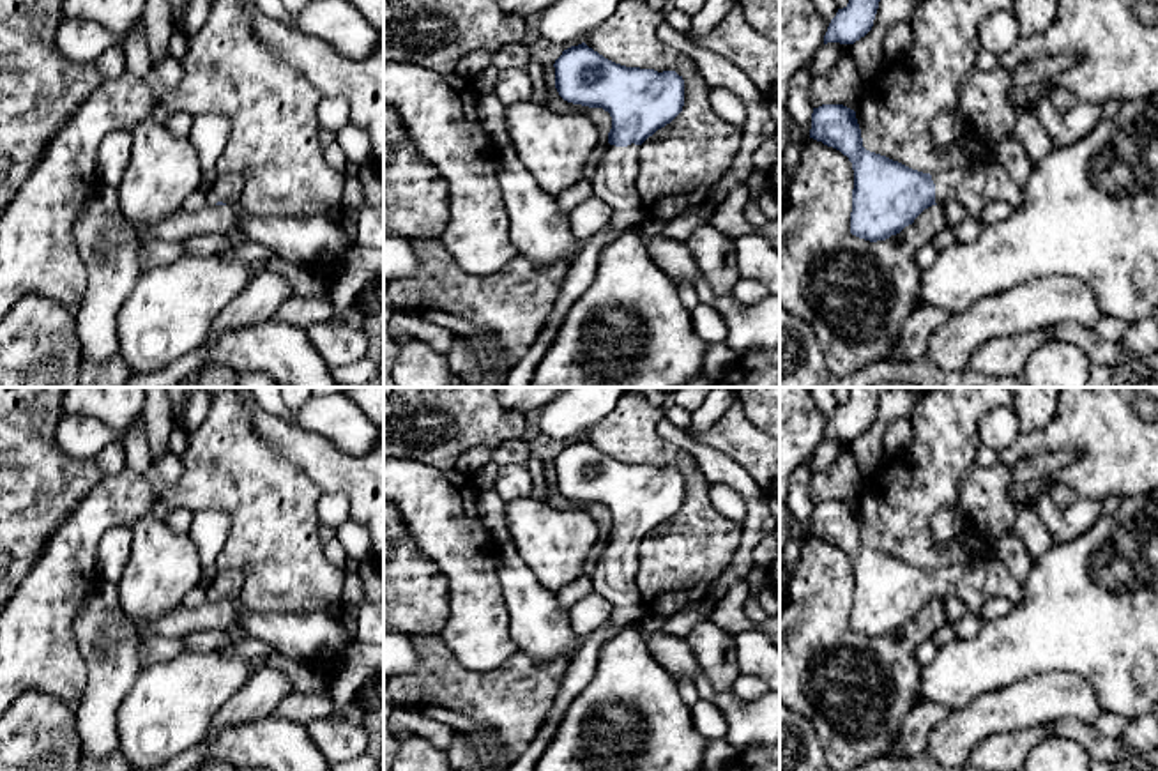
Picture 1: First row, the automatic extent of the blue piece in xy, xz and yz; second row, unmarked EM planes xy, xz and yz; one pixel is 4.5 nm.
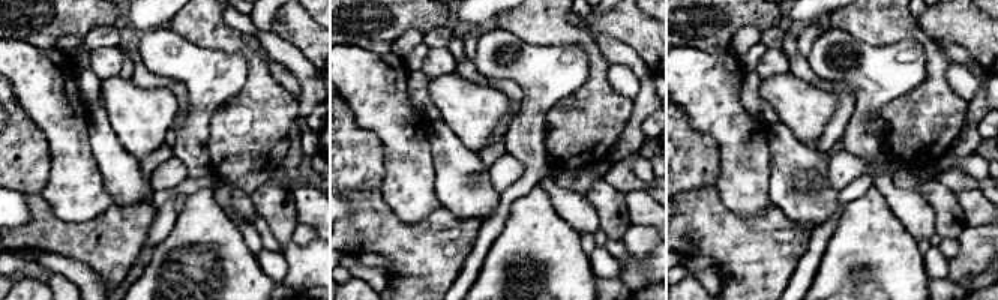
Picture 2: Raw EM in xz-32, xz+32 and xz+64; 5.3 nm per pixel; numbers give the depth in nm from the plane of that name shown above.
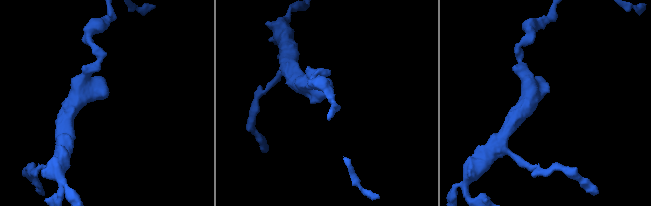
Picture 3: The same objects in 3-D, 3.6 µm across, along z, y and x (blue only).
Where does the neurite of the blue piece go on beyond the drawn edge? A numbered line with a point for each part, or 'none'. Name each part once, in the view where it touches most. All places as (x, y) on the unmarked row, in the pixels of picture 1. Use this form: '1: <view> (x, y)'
1: yz (973, 584)

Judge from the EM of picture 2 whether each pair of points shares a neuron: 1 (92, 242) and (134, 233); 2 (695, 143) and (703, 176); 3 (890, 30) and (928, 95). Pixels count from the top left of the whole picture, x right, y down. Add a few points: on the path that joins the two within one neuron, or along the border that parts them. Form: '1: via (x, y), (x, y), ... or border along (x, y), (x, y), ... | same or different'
1: via (102, 242), (111, 242), (123, 233) | same
2: via (697, 150), (700, 153), (700, 168) | same
3: via (911, 30), (932, 50), (934, 74) | same

